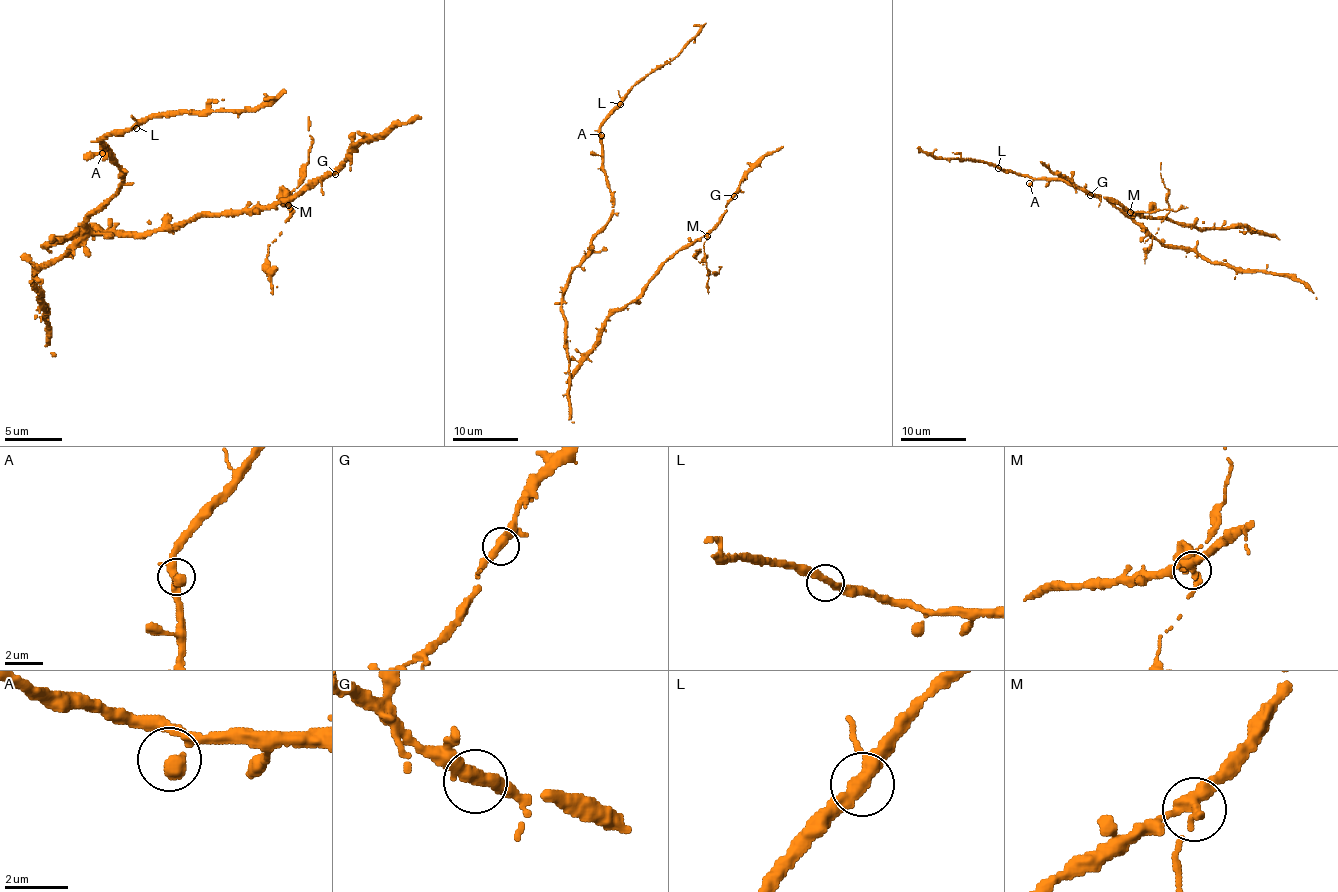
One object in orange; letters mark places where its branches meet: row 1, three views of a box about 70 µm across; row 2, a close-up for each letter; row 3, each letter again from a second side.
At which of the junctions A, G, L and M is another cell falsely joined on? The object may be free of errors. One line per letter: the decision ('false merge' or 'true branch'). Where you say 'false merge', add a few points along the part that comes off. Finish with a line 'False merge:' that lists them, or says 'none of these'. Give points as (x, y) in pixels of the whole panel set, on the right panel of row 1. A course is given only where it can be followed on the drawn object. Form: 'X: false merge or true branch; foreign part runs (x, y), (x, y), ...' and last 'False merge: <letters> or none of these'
A: true branch
G: true branch
L: true branch
M: false merge; foreign part runs (1129, 213), (1169, 211), (1152, 236), (1144, 259)
False merge: M

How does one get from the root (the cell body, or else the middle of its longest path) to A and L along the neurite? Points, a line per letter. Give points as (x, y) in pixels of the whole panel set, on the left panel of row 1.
A: (41, 300), (33, 286), (33, 274), (53, 263), (119, 188), (122, 171), (105, 148), (102, 153)
L: (41, 300), (33, 286), (33, 274), (53, 263), (119, 188), (122, 171), (110, 159), (102, 139), (136, 128)

